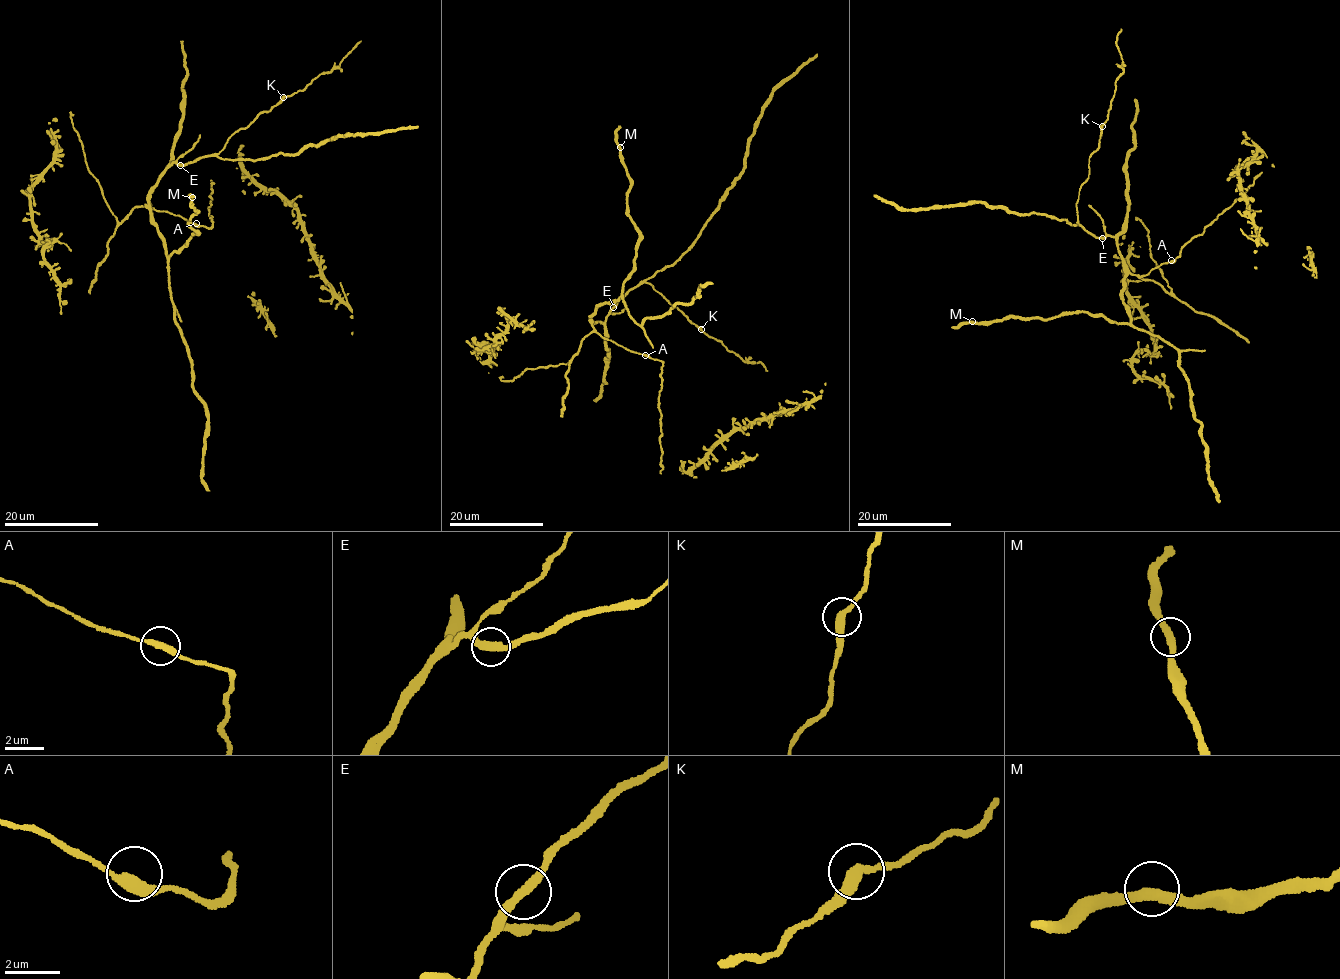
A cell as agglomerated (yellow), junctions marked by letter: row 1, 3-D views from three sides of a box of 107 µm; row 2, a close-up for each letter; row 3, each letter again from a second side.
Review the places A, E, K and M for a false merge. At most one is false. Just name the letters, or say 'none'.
none

